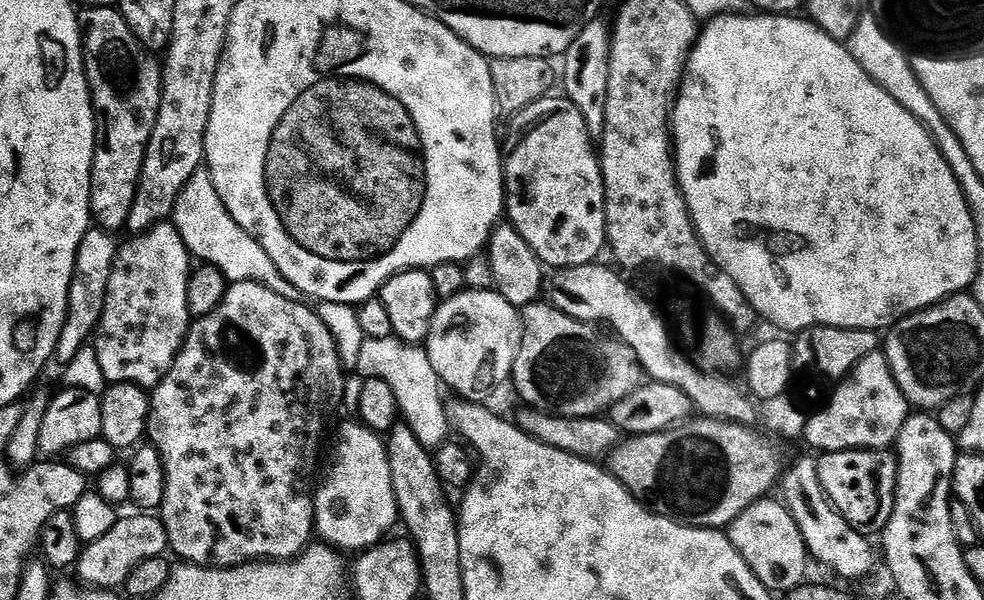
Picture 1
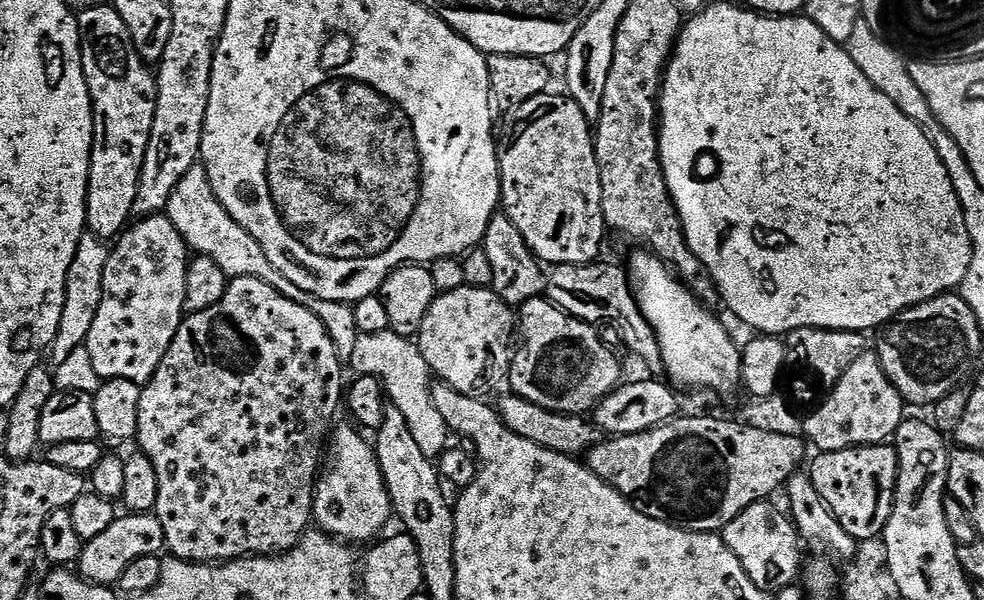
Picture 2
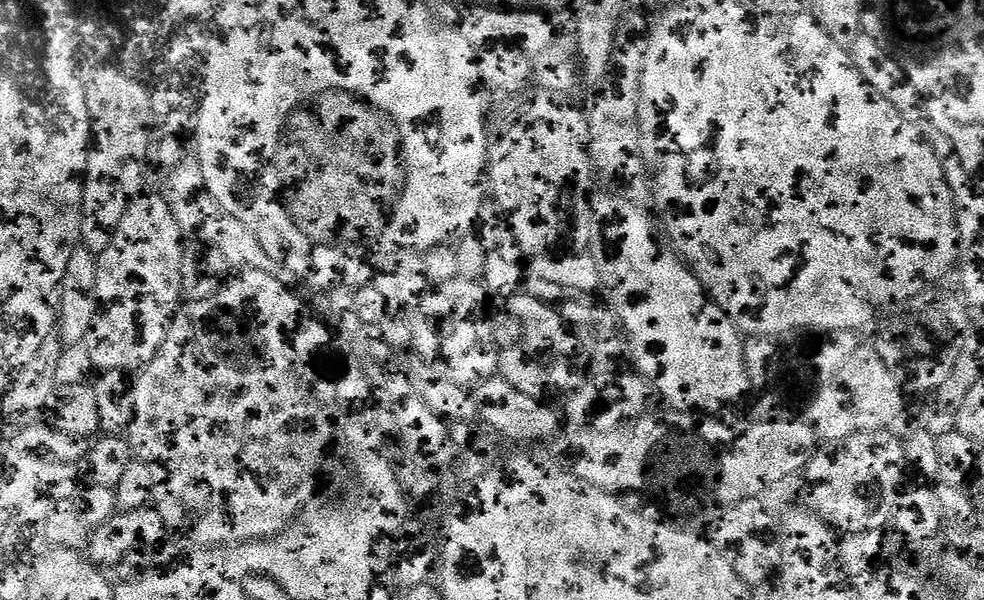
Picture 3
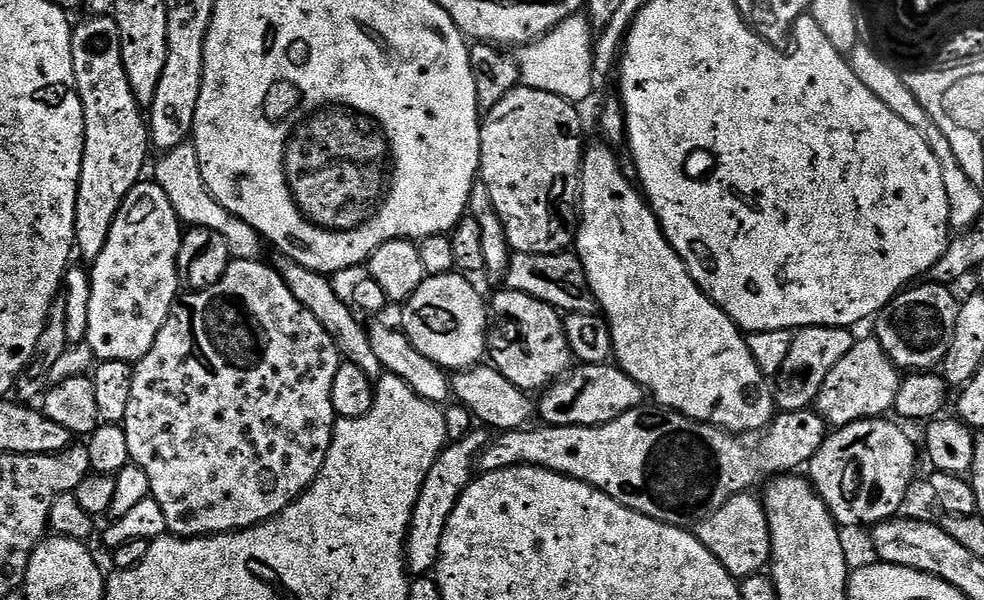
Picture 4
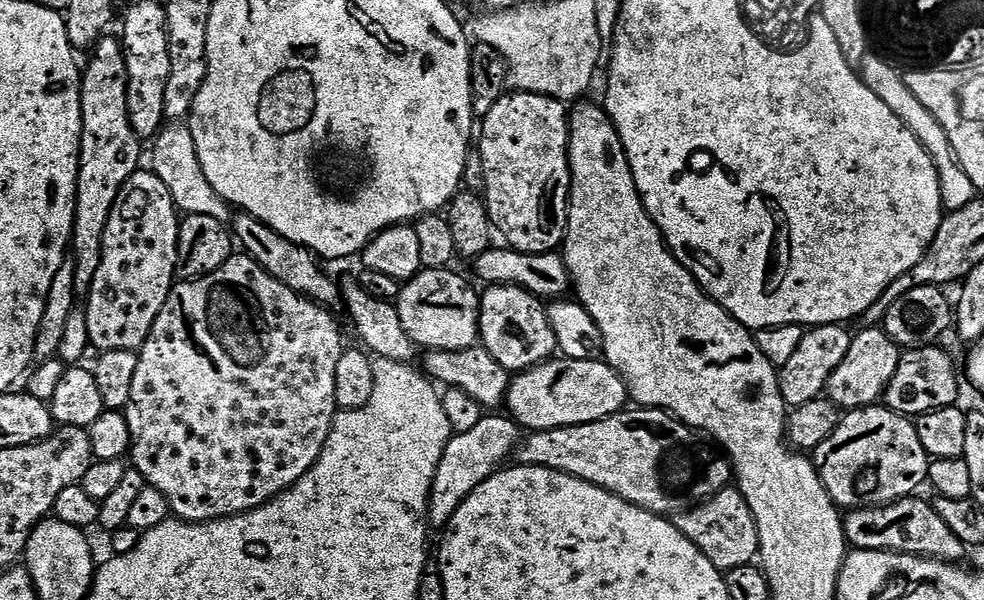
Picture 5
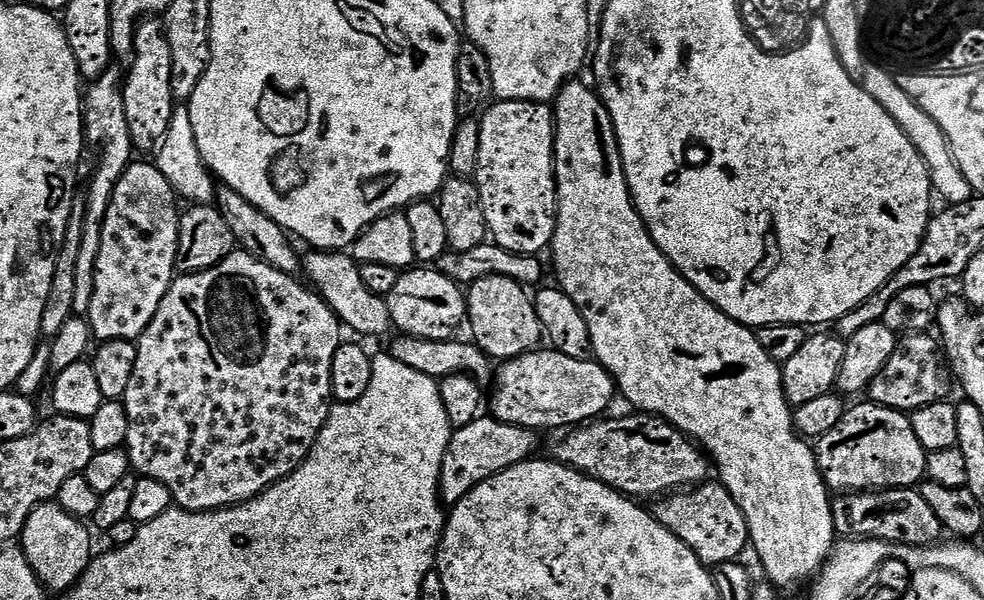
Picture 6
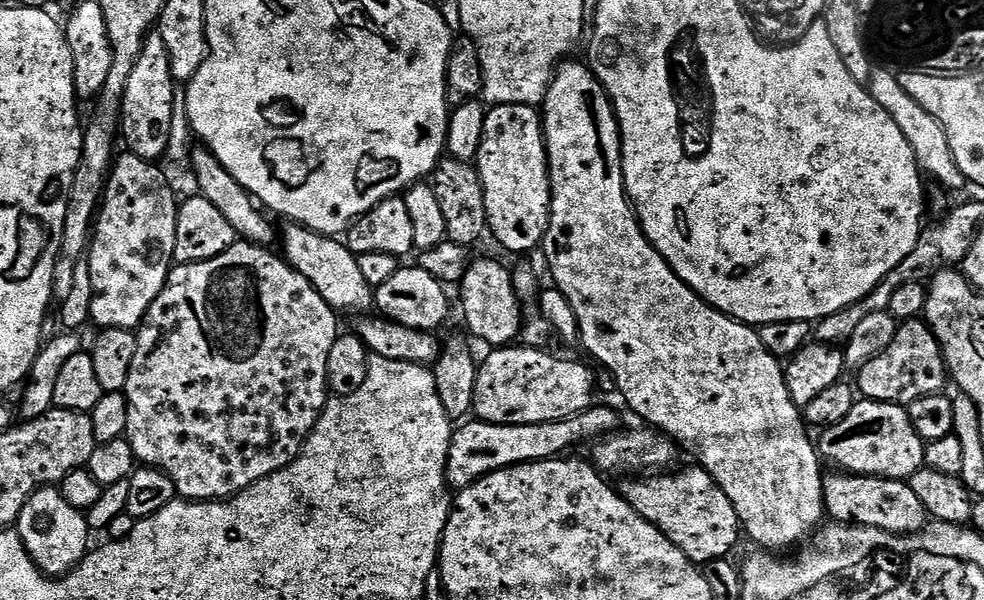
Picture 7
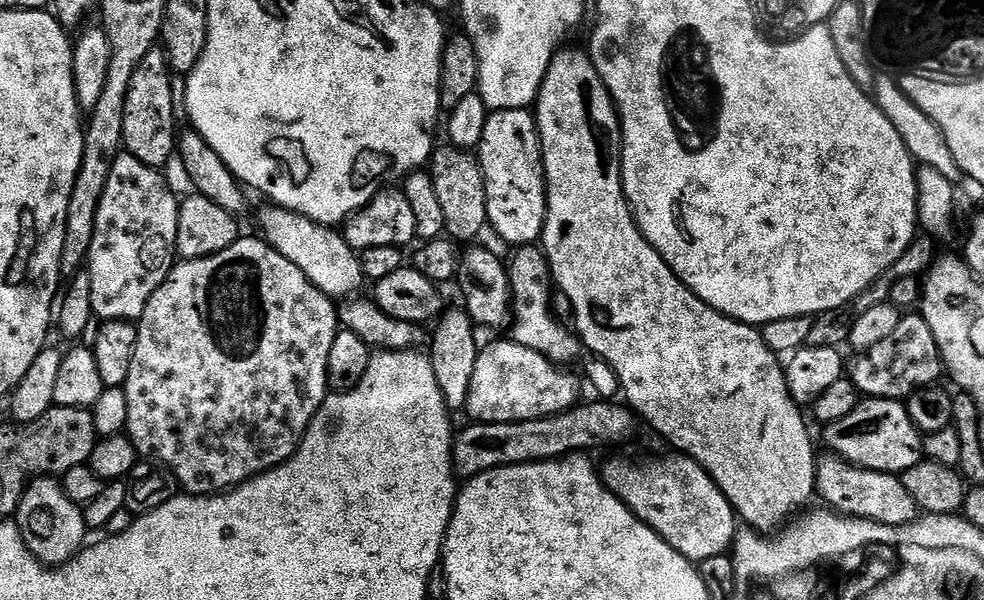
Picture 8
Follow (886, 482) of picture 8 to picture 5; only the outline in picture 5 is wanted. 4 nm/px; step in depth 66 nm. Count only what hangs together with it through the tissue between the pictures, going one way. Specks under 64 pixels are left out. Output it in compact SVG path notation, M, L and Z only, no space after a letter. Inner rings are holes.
M906 496L878 508L857 508L843 517L844 539L853 549L901 552L907 556L923 556L932 562L960 562L966 546L954 538L954 530L938 518L935 507L916 496Z

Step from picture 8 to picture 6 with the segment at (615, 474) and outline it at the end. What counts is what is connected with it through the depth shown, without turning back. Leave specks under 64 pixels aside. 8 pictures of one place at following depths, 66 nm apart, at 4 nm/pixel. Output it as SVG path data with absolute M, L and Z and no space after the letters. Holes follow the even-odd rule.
M705 482L691 490L681 490L675 494L665 495L655 501L654 515L656 520L670 534L674 534L697 558L709 566L730 564L741 559L744 548L749 547L748 523L738 510L738 502L719 482Z

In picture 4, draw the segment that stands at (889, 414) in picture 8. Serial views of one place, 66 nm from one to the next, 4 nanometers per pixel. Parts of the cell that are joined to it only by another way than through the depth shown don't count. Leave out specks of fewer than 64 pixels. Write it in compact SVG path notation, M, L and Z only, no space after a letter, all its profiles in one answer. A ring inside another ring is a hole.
M888 418L859 420L847 424L845 428L835 429L806 465L812 487L823 498L829 514L840 528L875 526L893 519L908 496L908 487L916 476L916 448L911 438L899 428L901 425L891 424L890 421Z

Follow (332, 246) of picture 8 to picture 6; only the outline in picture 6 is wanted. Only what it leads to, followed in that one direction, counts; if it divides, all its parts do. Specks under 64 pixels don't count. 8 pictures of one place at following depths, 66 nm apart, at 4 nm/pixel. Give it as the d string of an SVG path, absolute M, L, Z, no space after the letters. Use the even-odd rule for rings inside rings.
M312 250L309 253L309 256L305 255L302 260L303 275L306 274L312 279L311 287L328 303L332 308L332 313L340 319L340 323L345 329L353 328L354 331L361 332L364 336L384 336L388 331L393 331L394 325L390 318L387 299L366 290L366 282L362 282L360 265L352 259L351 255L345 254L343 251L326 252L323 250Z

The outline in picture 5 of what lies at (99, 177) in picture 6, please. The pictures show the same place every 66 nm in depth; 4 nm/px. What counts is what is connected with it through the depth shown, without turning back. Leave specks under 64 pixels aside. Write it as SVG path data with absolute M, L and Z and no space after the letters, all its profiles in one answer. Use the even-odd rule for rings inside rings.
M105 34L91 49L88 57L88 65L83 65L80 77L80 169L76 183L76 217L70 245L76 262L76 294L80 298L87 297L94 282L94 274L98 274L110 210L114 210L114 202L124 183L141 167L142 147L142 141L134 134L134 126L130 124L130 114L126 110L128 75L123 43L117 37L115 40L112 34Z

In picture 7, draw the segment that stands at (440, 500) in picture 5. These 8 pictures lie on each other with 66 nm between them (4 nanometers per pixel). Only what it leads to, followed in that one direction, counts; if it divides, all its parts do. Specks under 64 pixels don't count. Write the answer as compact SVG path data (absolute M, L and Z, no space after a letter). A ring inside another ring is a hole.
M599 406L554 422L488 424L485 420L473 419L471 422L461 423L453 431L448 451L446 474L449 485L456 490L469 488L473 482L482 479L486 474L503 468L512 468L516 464L533 464L539 460L555 460L563 457L567 453L564 451L575 444L588 446L603 437L613 435L621 427L619 424L620 416L614 409Z

